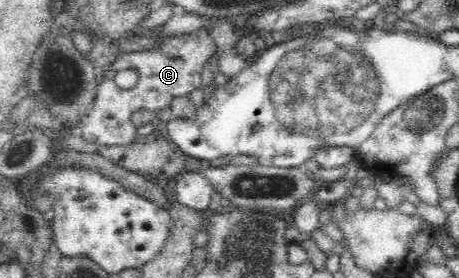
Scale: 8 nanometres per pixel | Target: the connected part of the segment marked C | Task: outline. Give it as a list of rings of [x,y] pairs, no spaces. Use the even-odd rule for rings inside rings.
[[[207,25],[197,27],[193,32],[187,34],[168,34],[164,32],[165,27],[159,26],[151,28],[148,32],[155,41],[155,46],[149,50],[135,50],[135,52],[120,53],[117,58],[103,65],[99,73],[99,84],[97,98],[95,98],[94,107],[90,110],[90,114],[85,118],[85,123],[80,129],[80,134],[90,143],[96,145],[123,146],[131,144],[135,138],[139,136],[138,126],[131,122],[131,114],[139,112],[139,110],[165,110],[171,106],[171,102],[179,96],[189,96],[193,90],[201,89],[201,69],[205,68],[205,64],[215,56],[217,46],[208,34]],[[133,69],[138,74],[138,82],[132,88],[119,88],[115,84],[115,74],[121,70]]]

